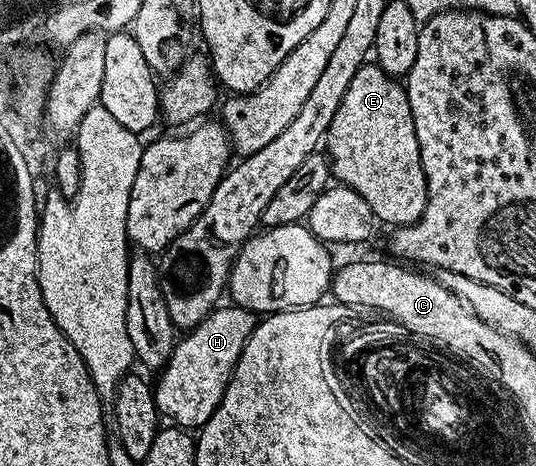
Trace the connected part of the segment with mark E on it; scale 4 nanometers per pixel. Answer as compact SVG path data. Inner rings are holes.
M367 62L360 70L356 70L356 78L352 78L352 83L348 85L344 102L340 102L340 108L336 110L336 116L332 118L330 129L326 132L324 148L327 148L325 151L328 153L333 179L356 190L356 194L360 194L364 202L372 206L375 221L382 223L383 220L389 226L401 226L416 223L420 214L424 214L426 179L406 89L395 77L379 68L377 63Z

